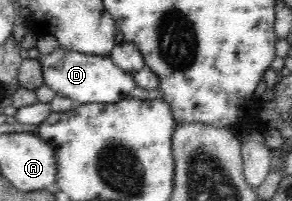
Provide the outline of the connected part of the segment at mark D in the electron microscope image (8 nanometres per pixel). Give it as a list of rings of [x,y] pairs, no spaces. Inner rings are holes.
[[[55,48],[47,54],[36,55],[43,72],[43,82],[62,97],[72,98],[79,104],[101,103],[108,105],[128,97],[136,87],[134,76],[124,72],[110,56],[90,55]]]

